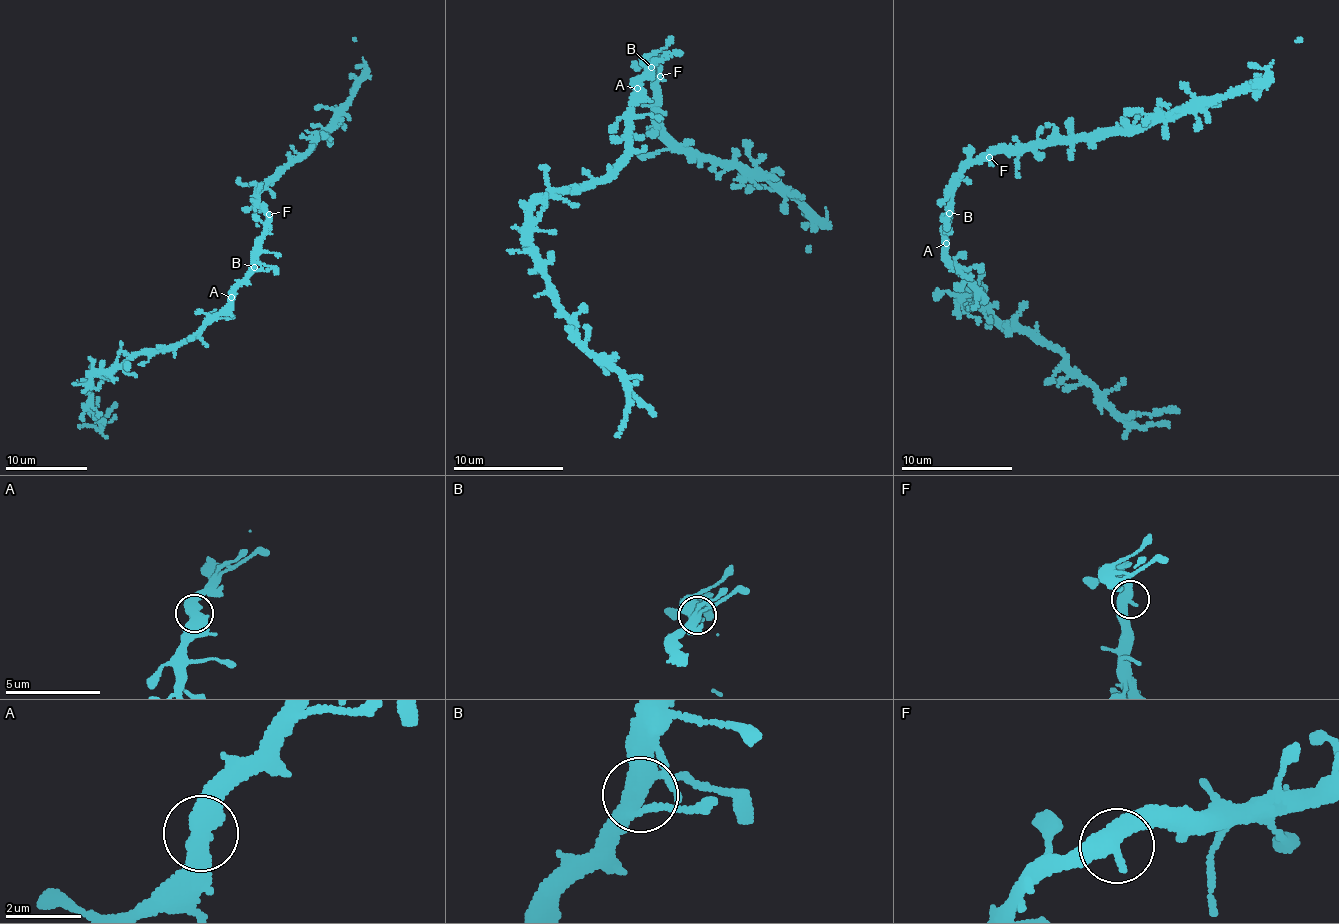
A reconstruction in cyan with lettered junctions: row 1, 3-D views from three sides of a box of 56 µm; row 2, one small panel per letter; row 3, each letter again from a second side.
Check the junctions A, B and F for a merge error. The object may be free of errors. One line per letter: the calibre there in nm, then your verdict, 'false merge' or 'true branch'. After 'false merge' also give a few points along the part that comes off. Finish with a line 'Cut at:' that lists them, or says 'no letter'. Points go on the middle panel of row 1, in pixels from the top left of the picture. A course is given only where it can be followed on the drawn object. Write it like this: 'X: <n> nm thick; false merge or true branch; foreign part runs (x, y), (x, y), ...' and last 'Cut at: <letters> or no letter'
A: 440 nm thick; true branch
B: 360 nm thick; true branch
F: 480 nm thick; true branch
Cut at: no letter

